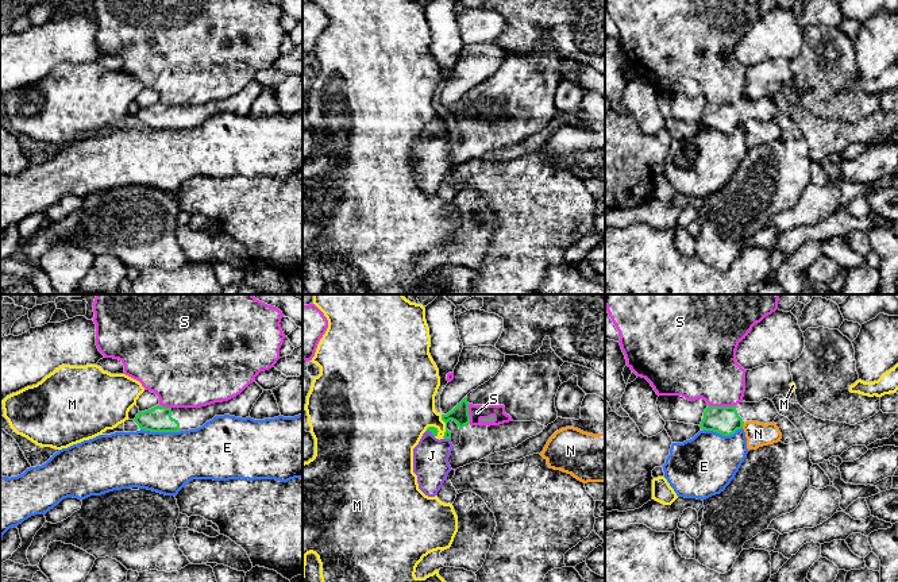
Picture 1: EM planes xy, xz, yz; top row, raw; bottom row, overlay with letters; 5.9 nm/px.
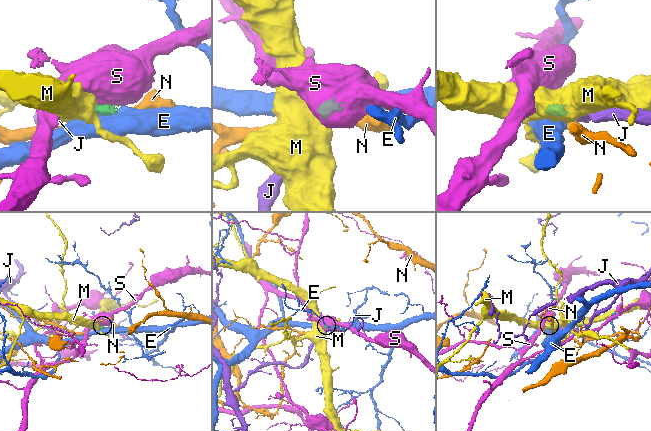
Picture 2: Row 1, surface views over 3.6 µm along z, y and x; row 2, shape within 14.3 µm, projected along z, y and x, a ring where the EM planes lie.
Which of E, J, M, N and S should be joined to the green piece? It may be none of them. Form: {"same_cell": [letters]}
{"same_cell": ["J"]}

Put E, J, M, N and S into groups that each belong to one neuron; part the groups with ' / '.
E / J / M / N / S

